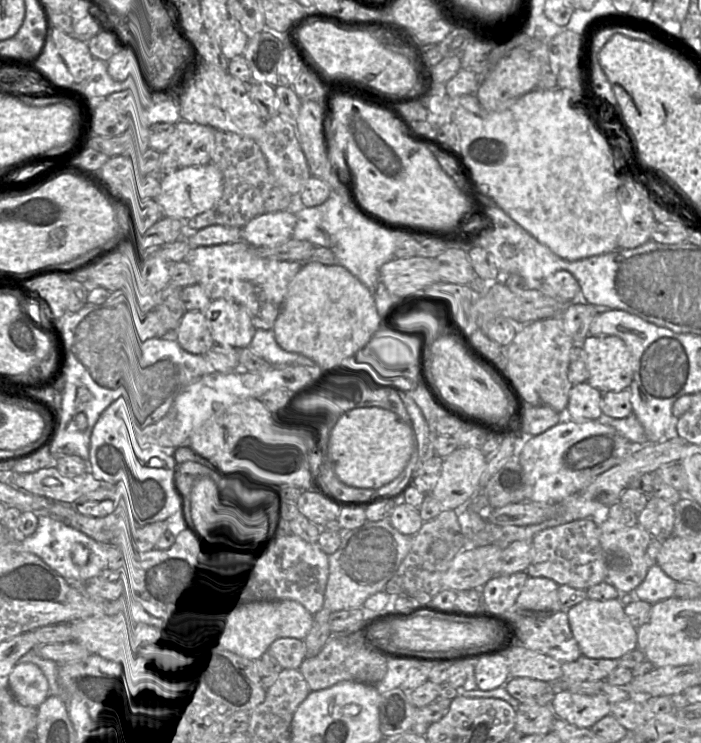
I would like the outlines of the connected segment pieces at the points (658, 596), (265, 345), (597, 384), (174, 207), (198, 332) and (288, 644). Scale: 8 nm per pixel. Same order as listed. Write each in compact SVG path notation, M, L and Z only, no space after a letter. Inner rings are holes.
M657 564L650 566L647 575L643 582L632 592L622 595L632 595L636 599L640 599L650 604L655 604L656 602L671 598L675 596L675 588L677 582L669 577Z
M256 330L249 349L272 366L313 365L305 356L283 350L276 342L272 330Z
M588 335L581 344L588 371L587 383L602 394L627 389L633 378L633 357L616 336Z
M212 163L179 168L161 181L158 203L164 211L164 216L188 220L209 210L218 202L223 193L223 183L222 172Z
M186 311L175 339L184 350L197 355L206 355L216 345L203 312Z
M280 638L275 640L261 656L265 666L274 673L283 669L299 669L306 658L305 638Z

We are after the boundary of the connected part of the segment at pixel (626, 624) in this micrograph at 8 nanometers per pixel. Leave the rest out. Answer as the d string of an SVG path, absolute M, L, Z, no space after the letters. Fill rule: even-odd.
M585 599L567 611L569 625L583 656L594 659L618 659L624 654L637 648L637 628L635 628L624 611L621 599L593 600Z

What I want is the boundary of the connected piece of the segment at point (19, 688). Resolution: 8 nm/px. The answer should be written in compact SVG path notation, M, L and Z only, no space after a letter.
M19 662L8 676L9 691L14 699L37 708L51 694L43 671L30 662Z

